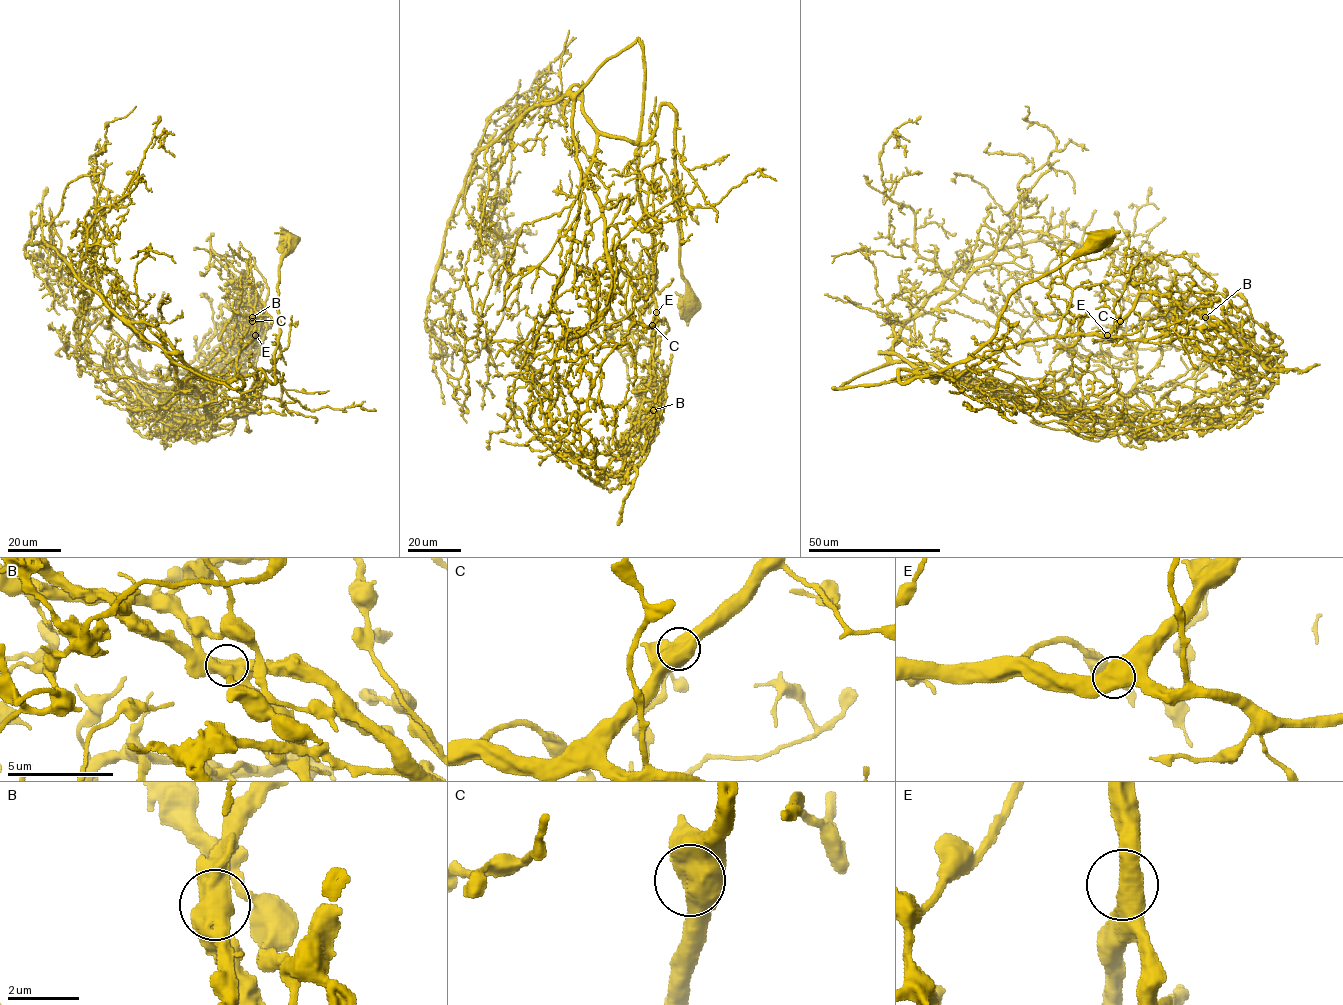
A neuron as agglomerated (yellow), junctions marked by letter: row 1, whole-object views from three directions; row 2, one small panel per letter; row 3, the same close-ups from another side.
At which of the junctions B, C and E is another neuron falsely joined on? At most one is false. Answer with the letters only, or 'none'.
B

